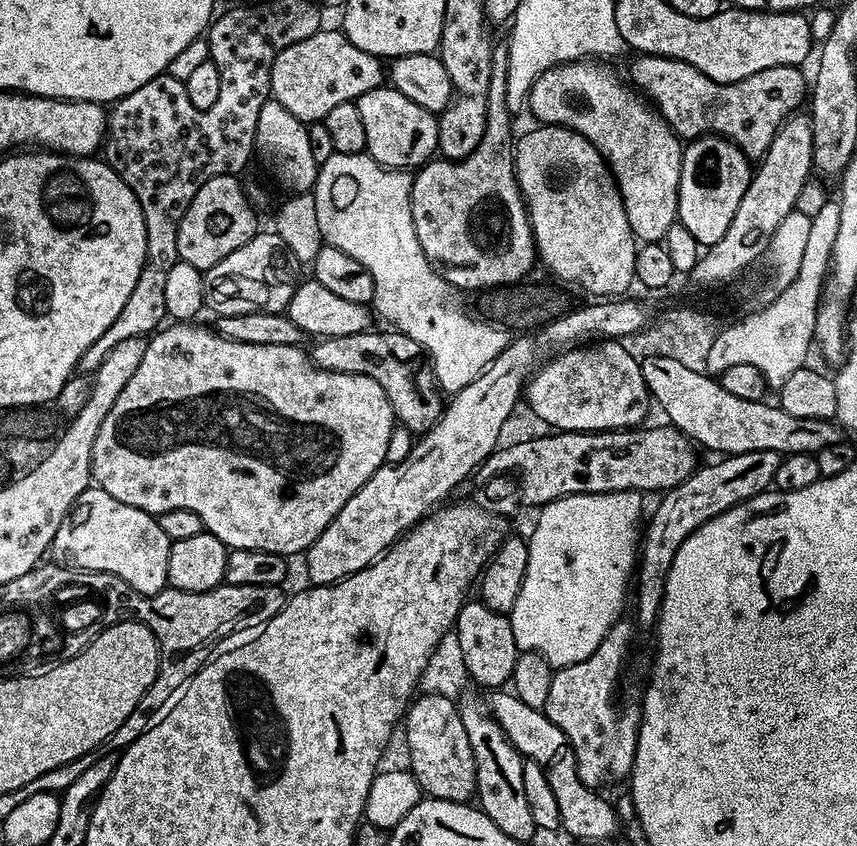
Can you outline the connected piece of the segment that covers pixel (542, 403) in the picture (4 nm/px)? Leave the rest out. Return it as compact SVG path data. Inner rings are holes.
M600 340L589 342L583 346L569 348L568 351L559 353L547 361L543 366L532 373L531 380L526 385L526 404L528 408L544 424L549 424L549 429L561 432L610 432L613 430L628 430L633 427L632 419L637 416L640 422L644 419L652 399L648 392L640 360L632 357L624 349L625 345L618 340ZM628 384L636 384L636 412L628 405L628 395L632 388Z

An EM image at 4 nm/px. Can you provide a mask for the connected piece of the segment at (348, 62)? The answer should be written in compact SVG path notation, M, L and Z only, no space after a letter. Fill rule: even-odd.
M321 30L286 46L274 58L270 74L271 99L285 107L303 122L323 122L334 106L353 103L359 96L381 87L386 80L386 68L381 57L358 50L354 42L344 37L343 31Z

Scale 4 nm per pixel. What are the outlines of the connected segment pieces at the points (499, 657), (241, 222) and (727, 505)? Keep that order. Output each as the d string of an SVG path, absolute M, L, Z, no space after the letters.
M469 599L460 607L454 621L455 636L455 647L462 656L462 662L466 662L468 679L472 684L481 684L487 690L500 690L511 681L518 649L512 621L505 613L490 610L479 599Z
M219 176L210 178L198 194L194 194L192 205L186 210L182 222L178 226L178 257L190 266L207 270L226 254L234 254L238 246L246 246L250 238L258 231L256 225L257 209L248 201L244 187L236 176Z
M774 450L765 452L737 452L725 455L717 464L697 467L677 488L669 489L660 499L660 505L648 520L648 529L643 529L638 548L638 567L634 572L634 600L636 596L637 625L651 629L660 615L664 597L664 579L670 574L674 554L678 546L690 538L698 526L702 526L718 514L730 510L735 504L767 492L773 487L772 479L778 470L782 456Z

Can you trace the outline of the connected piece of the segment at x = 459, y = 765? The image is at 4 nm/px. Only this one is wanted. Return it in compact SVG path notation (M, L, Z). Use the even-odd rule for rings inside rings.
M448 694L420 695L408 705L402 721L402 731L410 748L410 771L420 784L421 793L431 799L467 804L476 795L476 763L457 701L452 701Z

